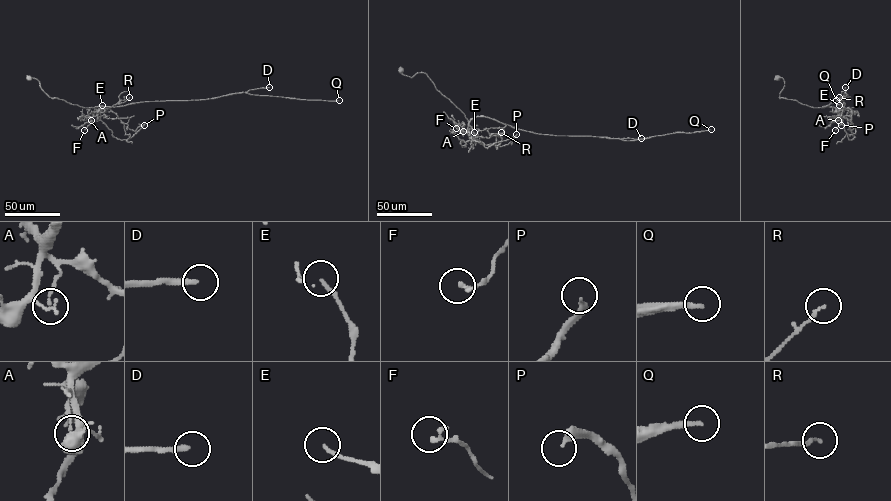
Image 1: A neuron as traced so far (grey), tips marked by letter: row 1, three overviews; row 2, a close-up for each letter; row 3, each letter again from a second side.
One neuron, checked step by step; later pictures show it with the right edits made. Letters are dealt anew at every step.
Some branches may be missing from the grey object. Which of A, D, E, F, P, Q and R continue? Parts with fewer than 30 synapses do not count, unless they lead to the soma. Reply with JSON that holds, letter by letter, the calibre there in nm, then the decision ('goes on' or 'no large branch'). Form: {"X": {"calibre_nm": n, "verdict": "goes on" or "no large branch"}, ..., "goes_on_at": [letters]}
{"A": {"calibre_nm": 120, "verdict": "no large branch"}, "D": {"calibre_nm": 240, "verdict": "goes on"}, "E": {"calibre_nm": 160, "verdict": "no large branch"}, "F": {"calibre_nm": 170, "verdict": "no large branch"}, "P": {"calibre_nm": 300, "verdict": "no large branch"}, "Q": {"calibre_nm": 200, "verdict": "goes on"}, "R": {"calibre_nm": 150, "verdict": "no large branch"}, "goes_on_at": ["D", "Q"]}

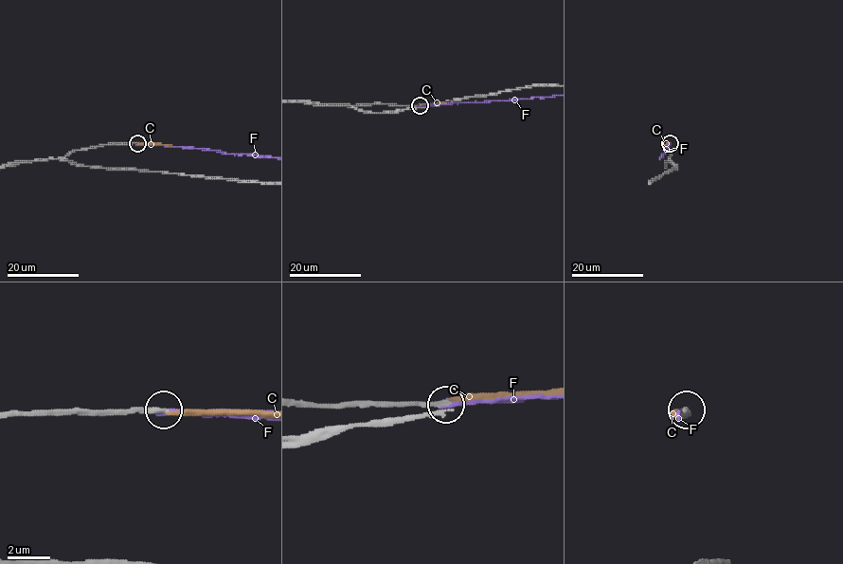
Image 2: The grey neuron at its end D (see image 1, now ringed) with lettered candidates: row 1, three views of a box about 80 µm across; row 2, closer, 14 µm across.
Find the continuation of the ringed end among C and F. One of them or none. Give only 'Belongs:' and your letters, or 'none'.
Belongs: F

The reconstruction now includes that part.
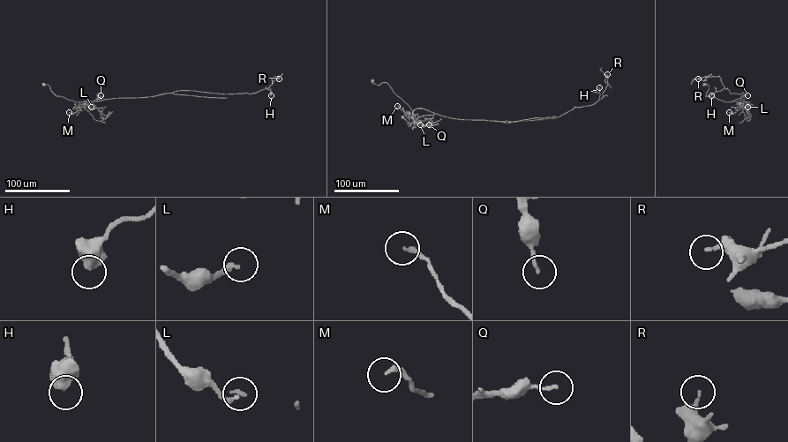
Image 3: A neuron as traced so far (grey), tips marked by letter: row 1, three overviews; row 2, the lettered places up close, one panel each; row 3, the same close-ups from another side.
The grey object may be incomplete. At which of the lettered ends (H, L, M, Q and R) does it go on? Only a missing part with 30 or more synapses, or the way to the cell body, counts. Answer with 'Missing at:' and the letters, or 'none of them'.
Missing at: none of them

